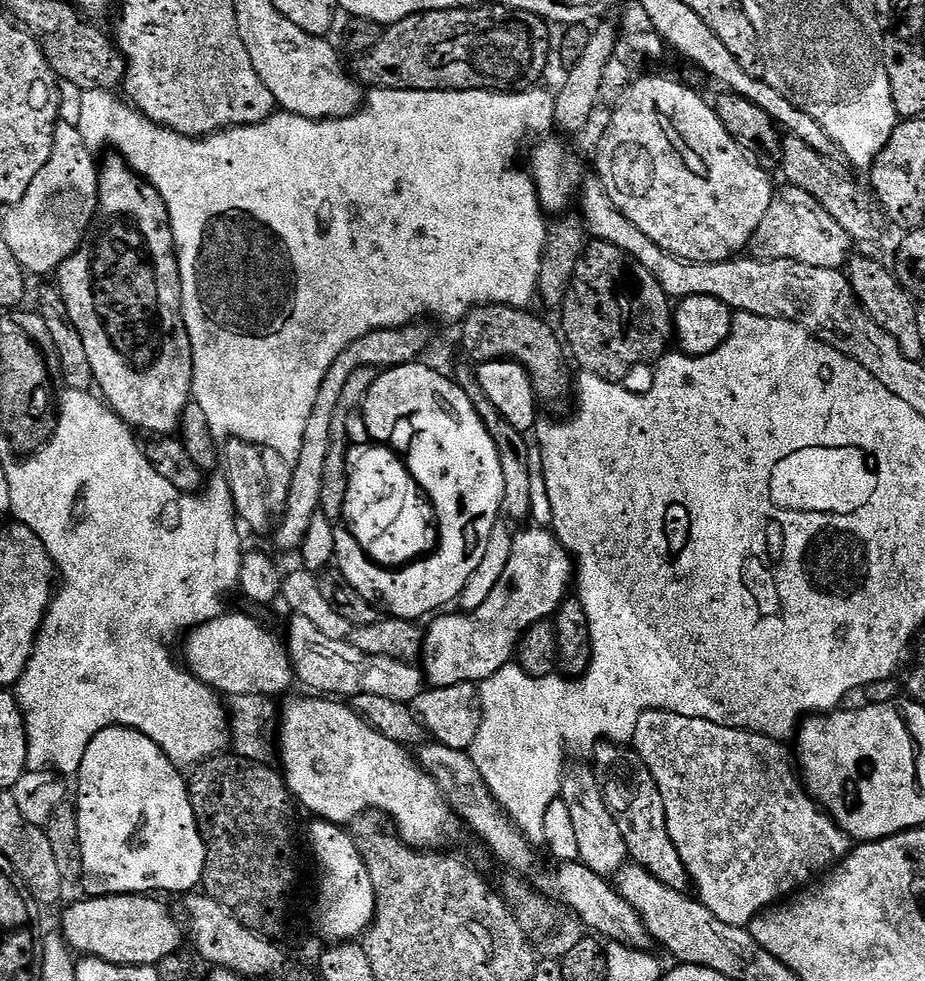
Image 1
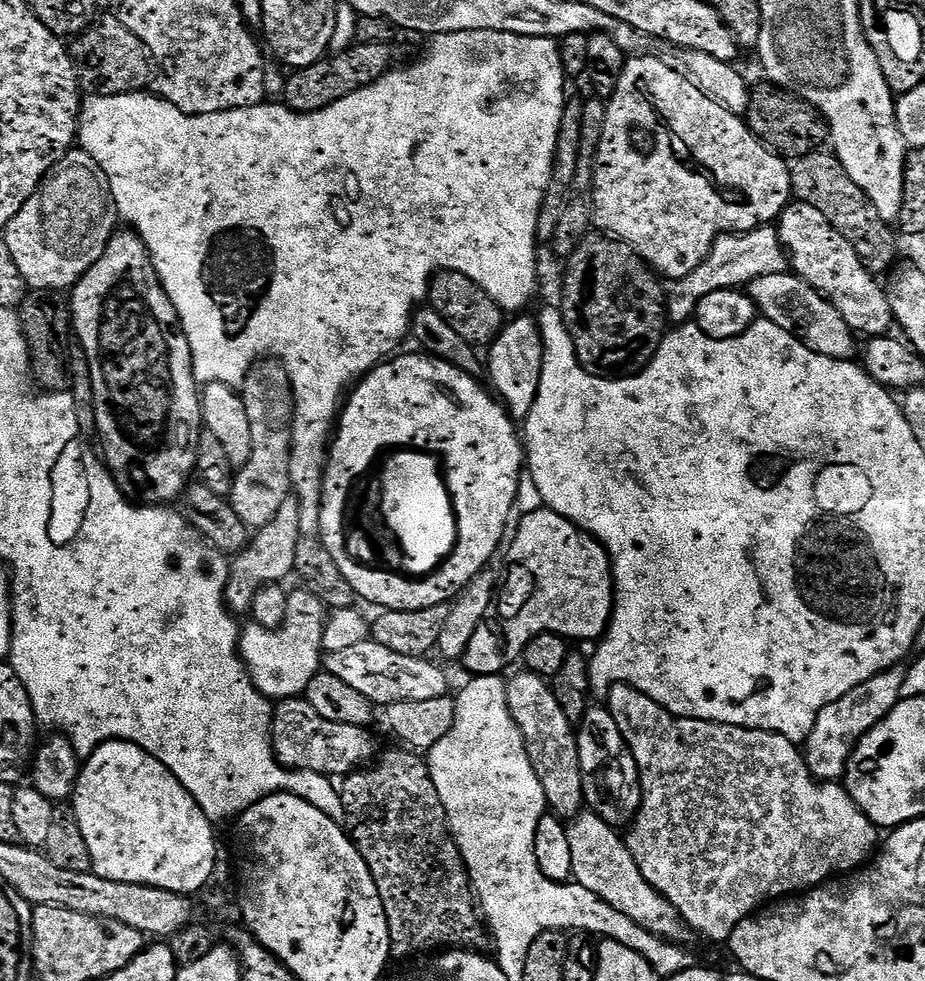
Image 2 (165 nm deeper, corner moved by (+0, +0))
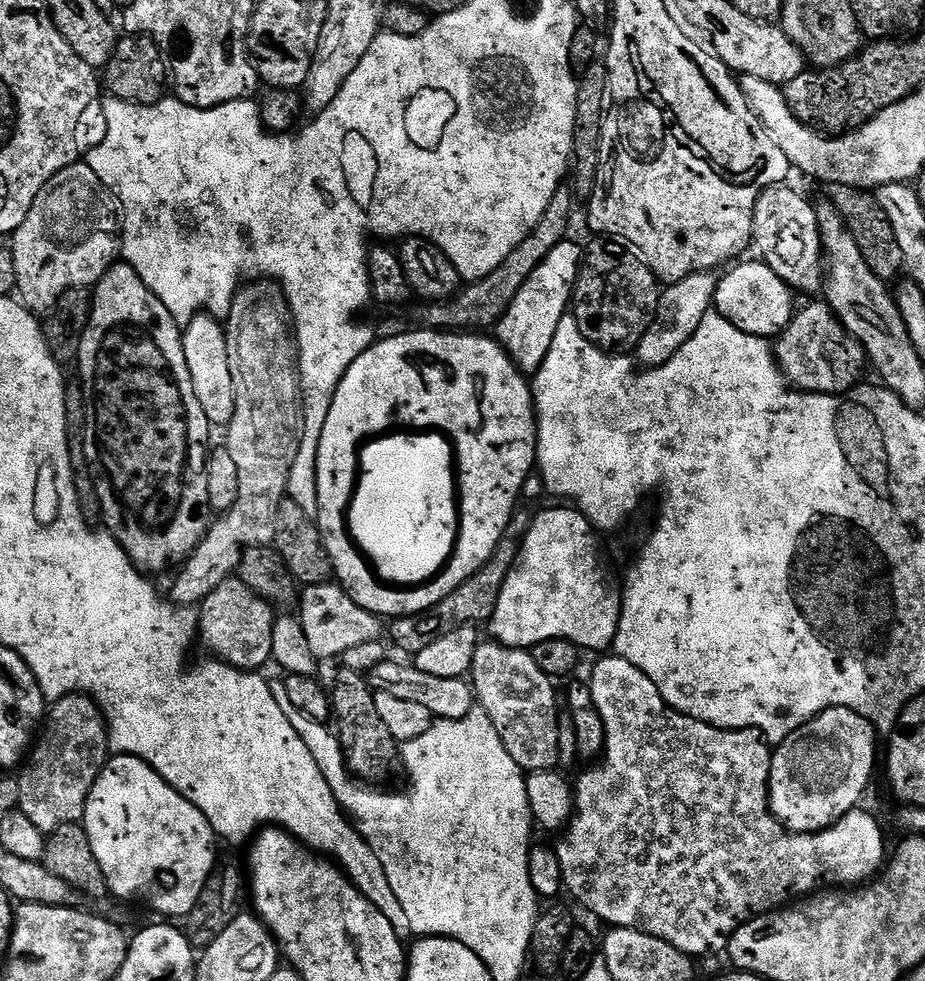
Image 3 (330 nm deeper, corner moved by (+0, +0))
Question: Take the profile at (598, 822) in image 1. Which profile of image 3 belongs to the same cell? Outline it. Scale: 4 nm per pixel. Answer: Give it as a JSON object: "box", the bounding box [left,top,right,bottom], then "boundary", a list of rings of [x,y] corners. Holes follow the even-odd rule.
{"box":[470,642,559,773],"boundary":[[[495,642],[477,643],[470,683],[474,700],[488,713],[502,746],[510,750],[510,758],[518,762],[525,773],[553,770],[559,765],[558,705],[552,689],[553,677],[538,670],[531,651],[523,648],[507,648]]]}

